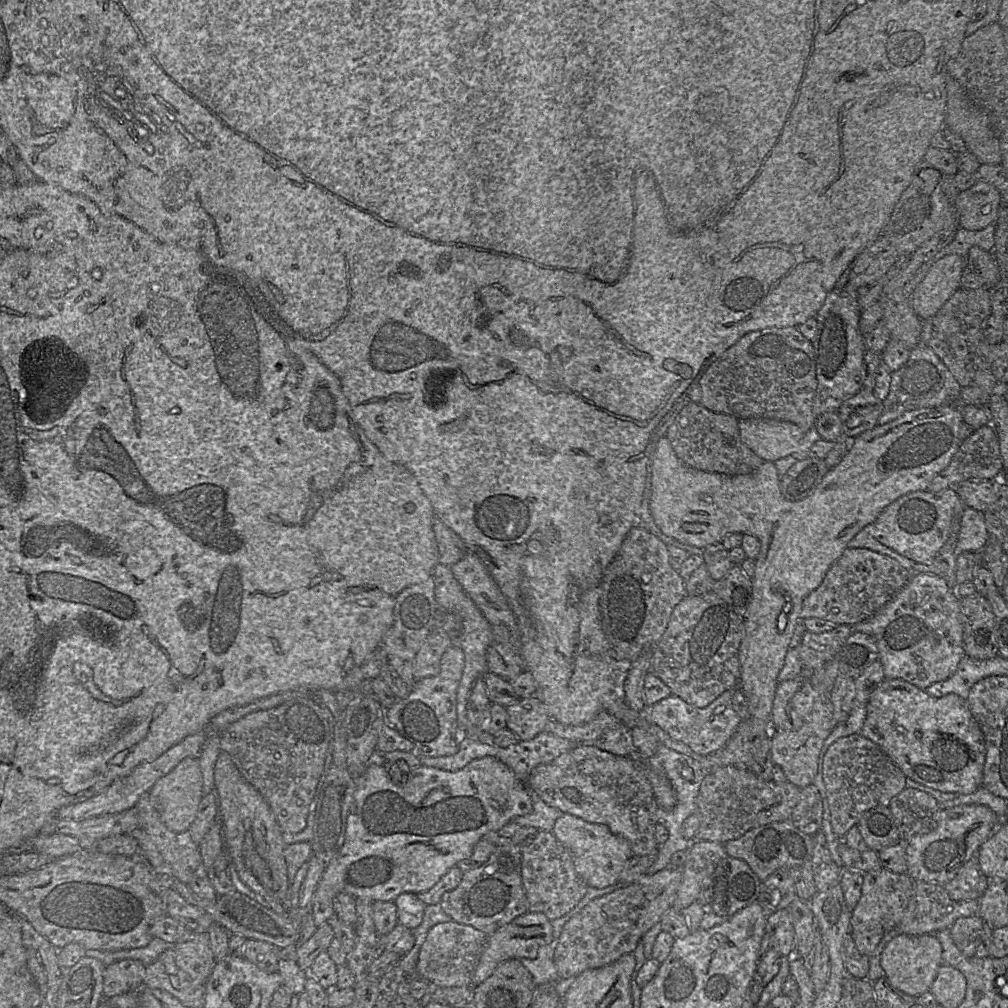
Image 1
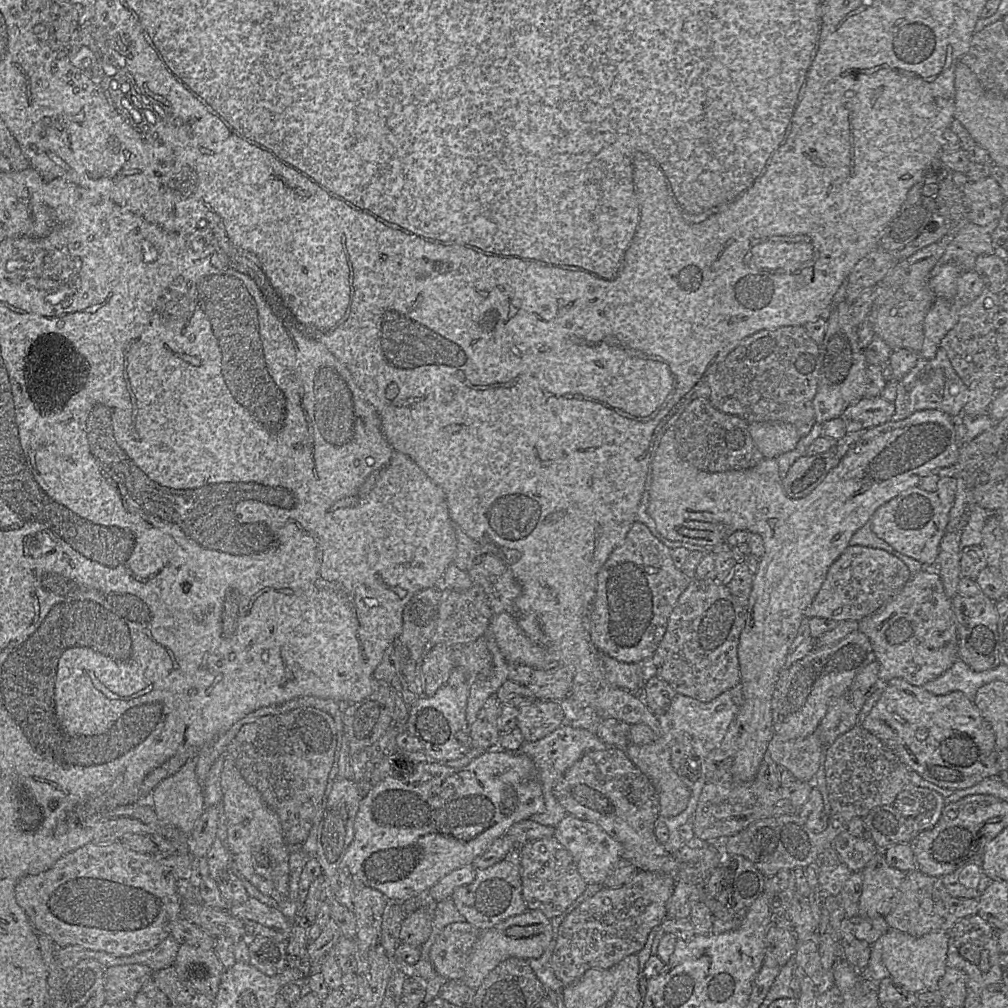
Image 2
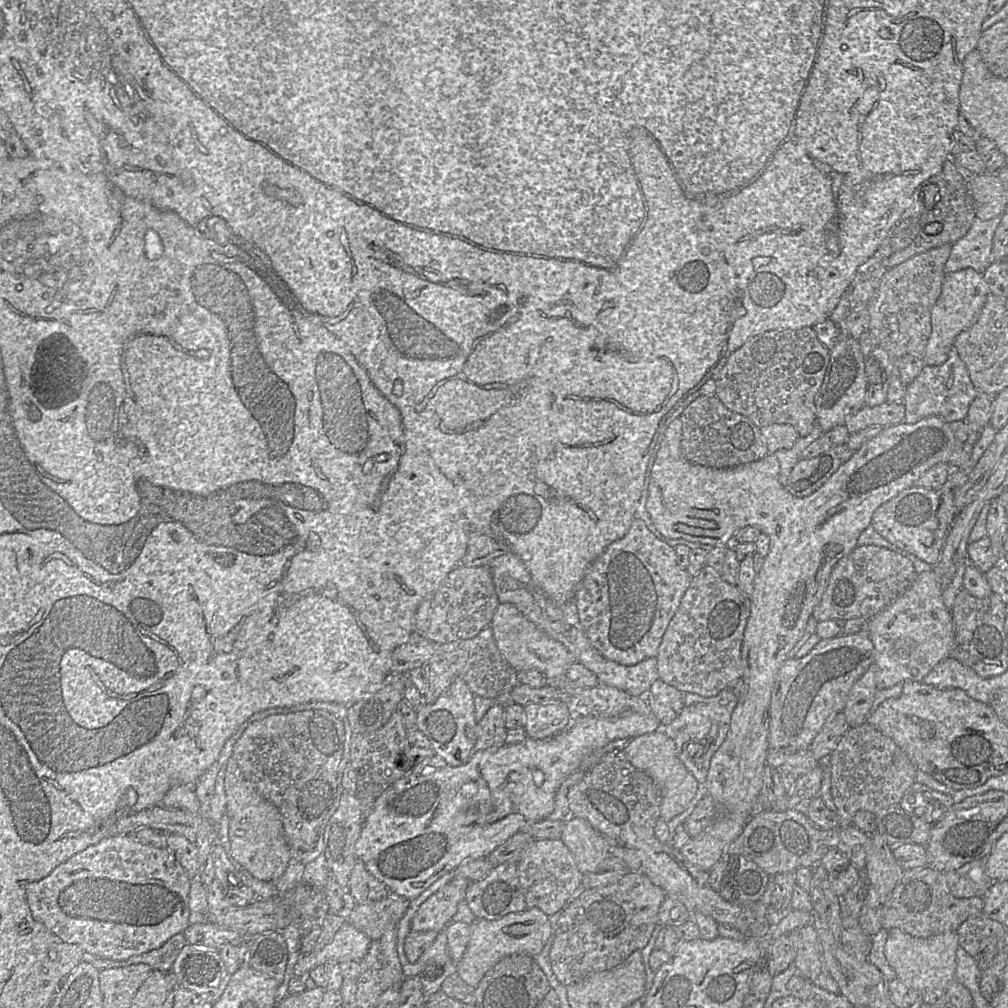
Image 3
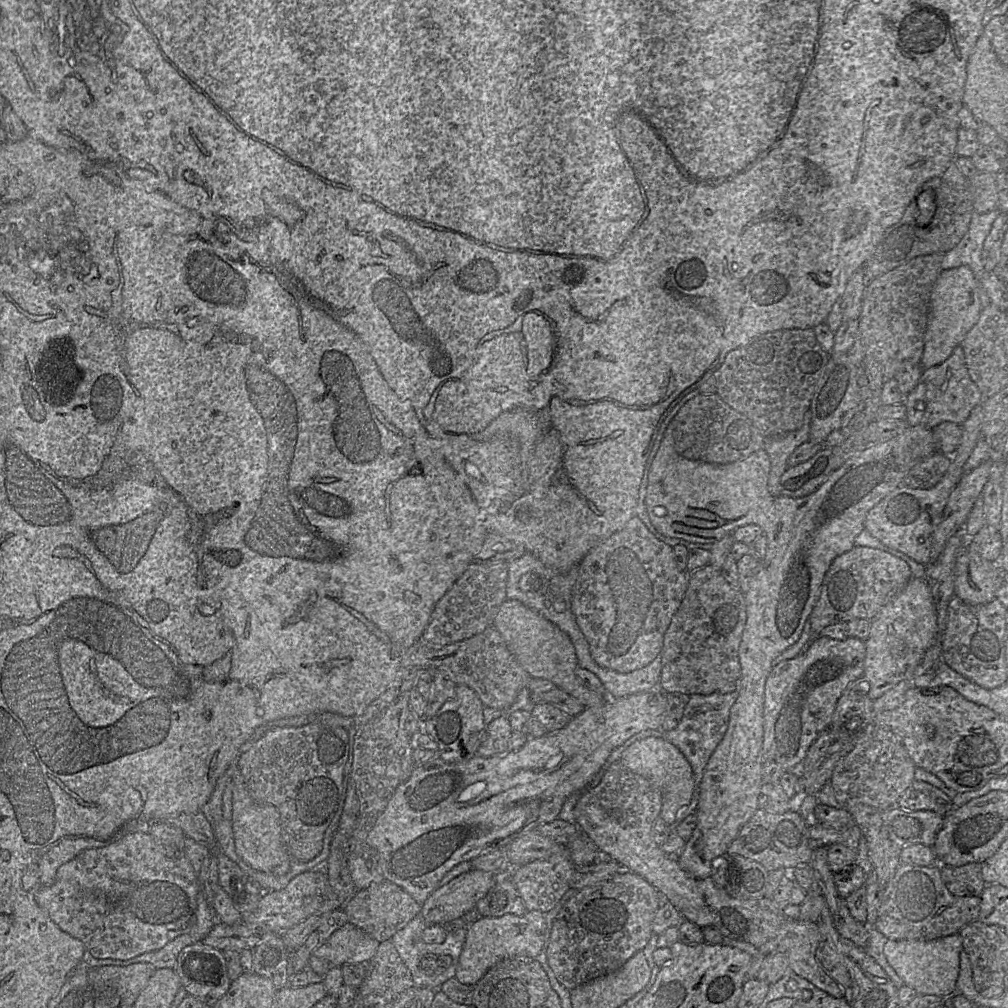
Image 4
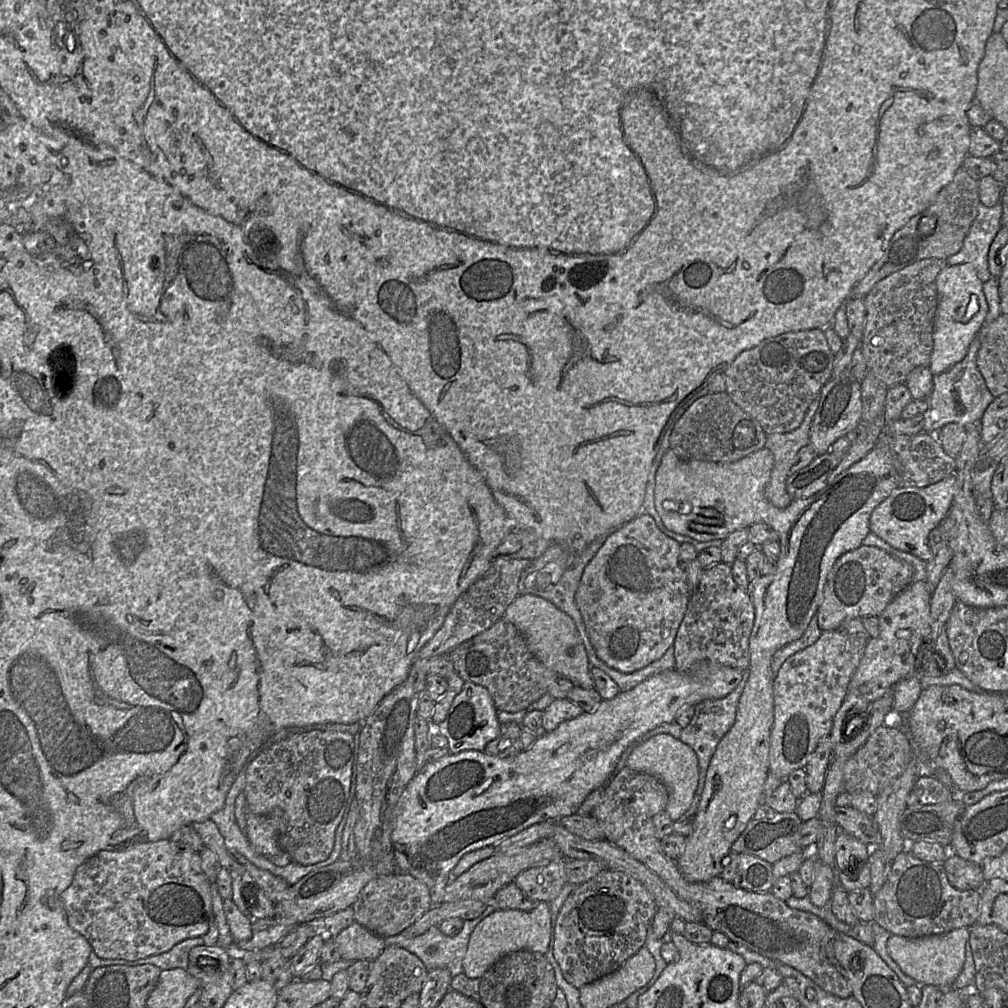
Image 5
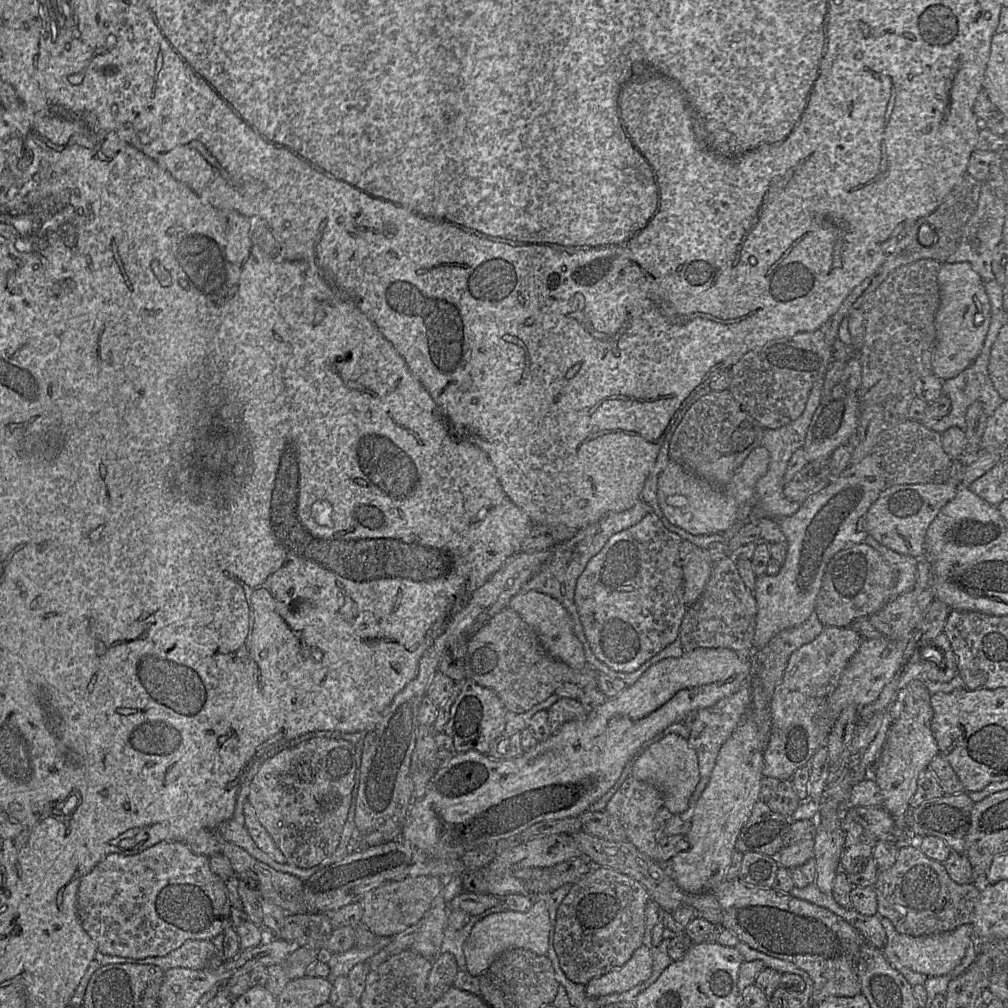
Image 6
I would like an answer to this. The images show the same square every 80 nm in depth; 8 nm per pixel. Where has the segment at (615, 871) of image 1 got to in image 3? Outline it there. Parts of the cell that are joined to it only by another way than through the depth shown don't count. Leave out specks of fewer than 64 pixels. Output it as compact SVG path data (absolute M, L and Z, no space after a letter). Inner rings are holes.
M570 816L565 821L561 840L572 853L582 874L597 871L602 862L611 855L607 838L578 817Z

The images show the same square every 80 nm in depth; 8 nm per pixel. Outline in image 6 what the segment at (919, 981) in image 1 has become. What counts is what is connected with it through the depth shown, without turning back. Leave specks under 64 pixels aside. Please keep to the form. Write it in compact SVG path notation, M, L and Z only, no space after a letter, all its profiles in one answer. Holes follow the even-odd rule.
M972 923L961 925L952 931L923 936L910 936L898 933L892 939L892 948L904 966L928 977L933 977L950 973L961 962L972 937Z

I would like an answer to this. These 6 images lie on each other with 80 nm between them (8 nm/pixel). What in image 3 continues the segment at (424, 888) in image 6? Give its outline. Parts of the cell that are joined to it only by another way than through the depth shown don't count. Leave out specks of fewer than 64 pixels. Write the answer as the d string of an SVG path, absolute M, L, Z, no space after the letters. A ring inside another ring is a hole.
M390 891L389 895L381 900L356 904L347 921L359 931L365 933L371 940L380 940L387 928L396 926L399 923L409 904L409 899Z

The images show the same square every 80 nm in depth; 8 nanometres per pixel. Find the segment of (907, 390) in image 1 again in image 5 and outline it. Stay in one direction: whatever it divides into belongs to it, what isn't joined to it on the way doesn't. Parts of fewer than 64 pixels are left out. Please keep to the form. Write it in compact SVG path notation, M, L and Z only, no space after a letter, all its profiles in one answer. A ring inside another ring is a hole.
M975 337L962 361L941 374L933 375L931 394L923 400L916 400L927 402L927 408L922 413L924 416L924 432L936 433L949 423L957 423L963 427L980 423L986 408L994 400L977 368L976 358L980 342L979 337Z

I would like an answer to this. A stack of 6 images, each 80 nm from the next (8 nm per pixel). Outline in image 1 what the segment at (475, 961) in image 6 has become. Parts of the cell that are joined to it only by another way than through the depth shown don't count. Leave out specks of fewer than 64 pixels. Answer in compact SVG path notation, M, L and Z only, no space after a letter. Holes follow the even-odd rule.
M528 911L516 917L510 923L488 936L487 944L473 974L473 986L483 983L501 963L507 960L535 959L541 949L549 945L552 939L551 921L544 914Z

